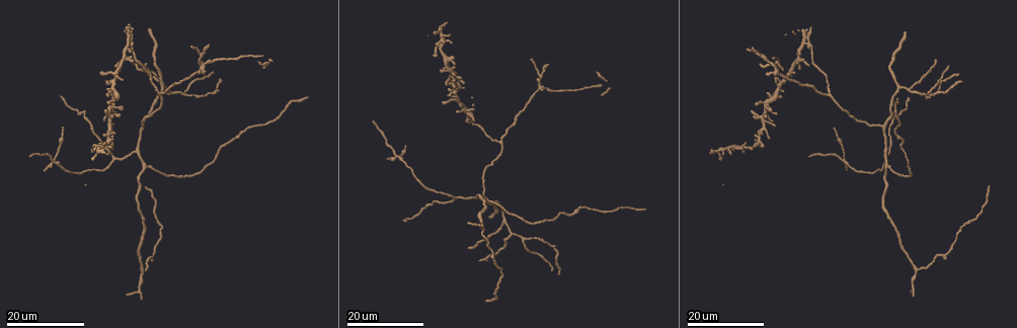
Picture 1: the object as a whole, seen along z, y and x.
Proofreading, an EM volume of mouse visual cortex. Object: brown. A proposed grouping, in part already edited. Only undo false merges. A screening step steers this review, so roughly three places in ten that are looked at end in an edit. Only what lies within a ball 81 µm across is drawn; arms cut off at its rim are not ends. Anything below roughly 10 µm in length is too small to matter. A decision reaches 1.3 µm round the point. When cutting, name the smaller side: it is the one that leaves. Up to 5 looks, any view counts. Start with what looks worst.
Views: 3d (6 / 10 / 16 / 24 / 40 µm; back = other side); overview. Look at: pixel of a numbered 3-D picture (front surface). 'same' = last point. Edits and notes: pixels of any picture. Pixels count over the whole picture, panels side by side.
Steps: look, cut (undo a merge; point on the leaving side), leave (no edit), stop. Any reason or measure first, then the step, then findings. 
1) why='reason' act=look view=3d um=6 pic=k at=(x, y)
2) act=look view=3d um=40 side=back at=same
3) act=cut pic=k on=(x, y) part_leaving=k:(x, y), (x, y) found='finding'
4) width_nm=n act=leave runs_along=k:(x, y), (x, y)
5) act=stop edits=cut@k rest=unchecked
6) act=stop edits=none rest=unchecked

why='four or more arms meet' act=look view=3d um=24 pic=1 at=(845, 158)

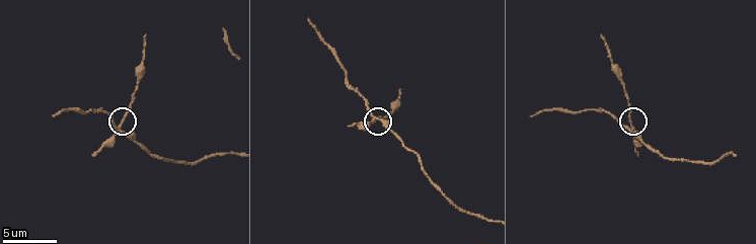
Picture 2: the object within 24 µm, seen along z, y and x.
act=look view=3d um=10 pic=2 at=(629, 126)

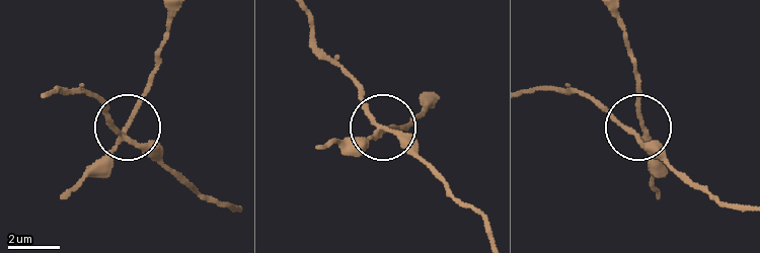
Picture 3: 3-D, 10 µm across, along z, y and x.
width_nm=180 act=cut pic=3 on=(109, 173) part_leaving=3:(123, 137), (166, 21) found='two neurons meet here'

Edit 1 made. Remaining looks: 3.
act=look view=overview

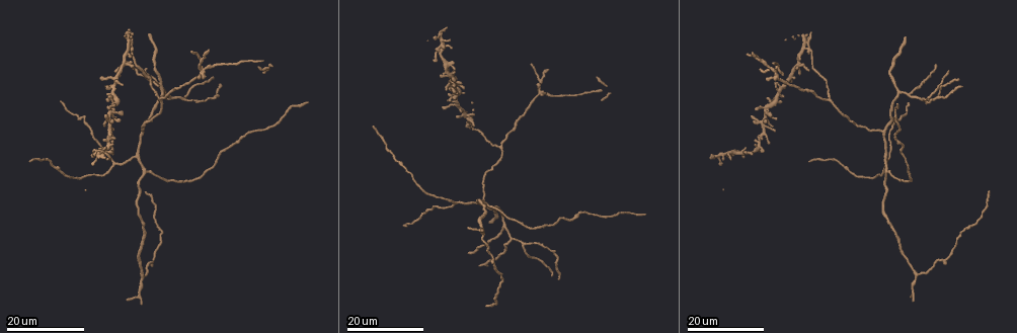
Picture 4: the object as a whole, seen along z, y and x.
why='thin arm on a thick one' act=look view=3d um=24 pic=4 at=(136, 157)

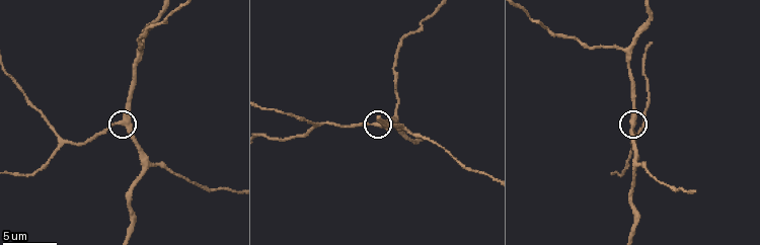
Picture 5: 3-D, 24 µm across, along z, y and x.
why='zoom in' act=look view=3d um=10 pic=5 at=(122, 124)

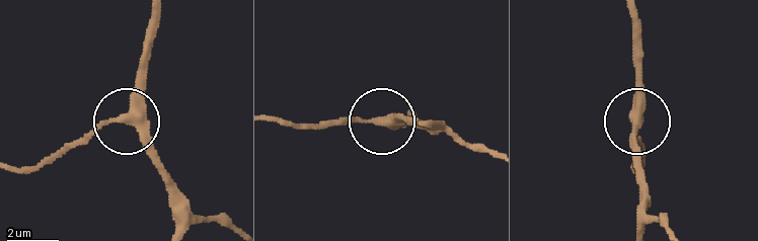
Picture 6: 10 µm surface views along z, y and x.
width_nm=320 act=leave runs_along=6:(152, 15), (139, 106), (65, 146) found='continuous, no second neuron'

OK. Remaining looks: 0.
act=stop edits=cut@3 rest=unchecked

